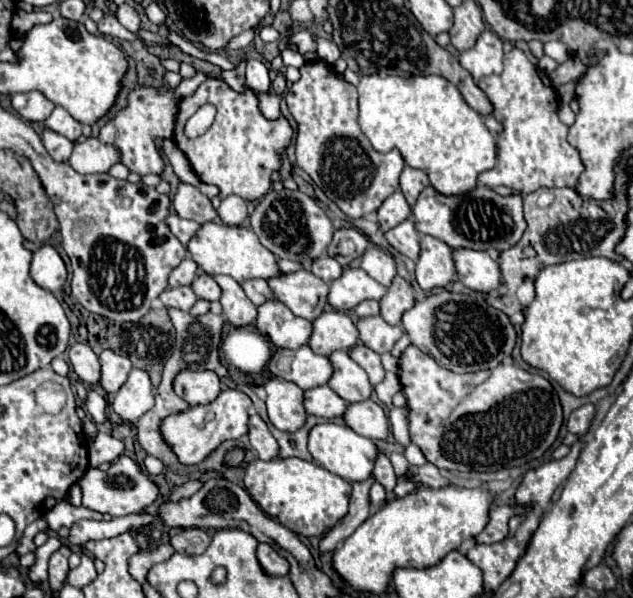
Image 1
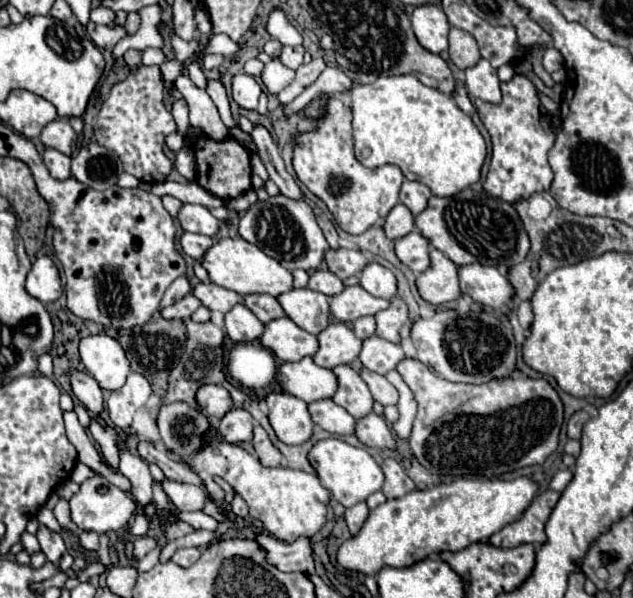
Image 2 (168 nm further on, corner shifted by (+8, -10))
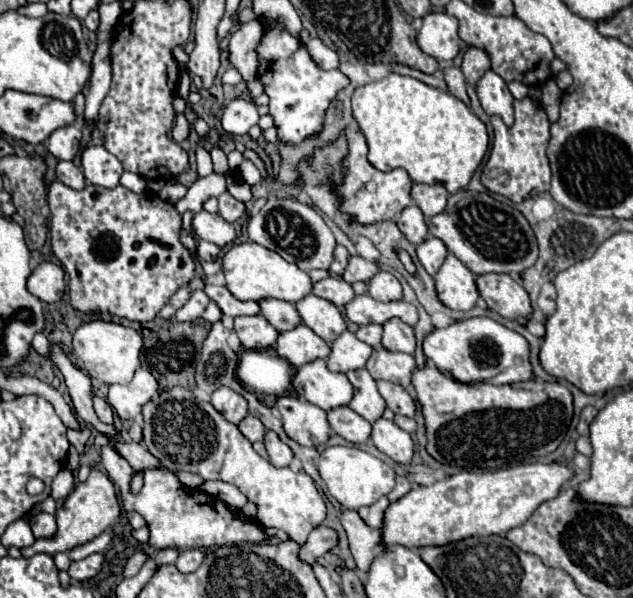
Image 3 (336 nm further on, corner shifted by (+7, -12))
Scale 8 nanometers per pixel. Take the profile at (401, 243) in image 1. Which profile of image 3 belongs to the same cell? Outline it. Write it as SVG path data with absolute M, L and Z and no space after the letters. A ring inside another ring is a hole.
M428 234L428 240L424 240L424 244L416 246L416 254L418 254L420 264L426 268L426 272L430 276L434 276L438 272L438 268L442 266L448 250L446 250L442 240L438 240L436 236Z

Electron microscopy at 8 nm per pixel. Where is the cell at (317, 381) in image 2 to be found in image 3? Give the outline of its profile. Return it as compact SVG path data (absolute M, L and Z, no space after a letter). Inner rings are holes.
M312 360L300 366L292 378L292 386L300 398L322 410L346 406L352 398L352 384L346 374L330 372L324 360Z

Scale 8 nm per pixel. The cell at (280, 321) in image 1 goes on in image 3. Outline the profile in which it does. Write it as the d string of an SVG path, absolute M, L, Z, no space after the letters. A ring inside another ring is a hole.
M300 324L288 332L280 332L276 354L286 358L292 366L302 366L316 358L326 358L330 354L330 346L308 326Z

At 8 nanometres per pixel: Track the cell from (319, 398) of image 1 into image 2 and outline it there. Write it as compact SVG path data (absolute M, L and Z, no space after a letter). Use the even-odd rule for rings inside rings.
M319 400L309 404L309 412L313 416L313 422L321 426L323 430L339 436L347 436L355 432L357 420L341 406L337 406L333 400Z

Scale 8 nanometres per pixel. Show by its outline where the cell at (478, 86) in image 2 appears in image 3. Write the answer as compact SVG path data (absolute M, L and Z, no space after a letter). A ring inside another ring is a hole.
M488 70L478 82L476 82L476 94L486 110L486 114L498 114L508 126L514 122L514 110L512 110L512 94L508 92L506 82L494 72Z

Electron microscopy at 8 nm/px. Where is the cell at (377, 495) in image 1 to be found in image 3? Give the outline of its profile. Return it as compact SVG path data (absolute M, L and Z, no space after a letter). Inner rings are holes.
M344 510L340 516L340 522L348 534L350 552L356 560L358 572L366 574L372 560L384 550L384 546L380 542L380 530L368 528L368 524L364 524L364 520L360 520L360 514L356 510Z

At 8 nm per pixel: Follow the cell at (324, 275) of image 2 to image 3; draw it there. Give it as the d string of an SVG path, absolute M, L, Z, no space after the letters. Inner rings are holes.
M330 276L330 278L324 278L324 280L316 282L312 286L312 294L330 300L338 308L342 308L346 302L350 302L354 298L352 286L348 282L344 282L342 276Z

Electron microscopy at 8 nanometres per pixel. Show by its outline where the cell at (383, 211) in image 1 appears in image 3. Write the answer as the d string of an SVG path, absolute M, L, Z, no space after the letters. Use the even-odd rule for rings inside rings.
M410 204L408 208L404 208L404 212L396 218L396 226L400 228L400 232L404 232L406 240L412 244L420 244L428 234L424 214L416 204Z

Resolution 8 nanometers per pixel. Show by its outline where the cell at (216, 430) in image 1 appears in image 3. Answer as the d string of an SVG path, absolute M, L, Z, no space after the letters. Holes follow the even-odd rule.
M244 416L244 420L238 424L238 428L240 428L240 432L242 432L242 436L246 438L246 440L250 440L250 442L258 442L258 440L262 440L264 438L264 424L256 418L256 416Z

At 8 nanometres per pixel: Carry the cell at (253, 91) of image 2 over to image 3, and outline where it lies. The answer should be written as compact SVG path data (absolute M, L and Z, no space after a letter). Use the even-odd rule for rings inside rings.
M234 98L224 110L222 128L228 134L242 136L242 134L248 134L248 130L254 124L258 124L258 120L260 120L260 114L258 114L258 108L256 108L254 100L250 100L250 98Z

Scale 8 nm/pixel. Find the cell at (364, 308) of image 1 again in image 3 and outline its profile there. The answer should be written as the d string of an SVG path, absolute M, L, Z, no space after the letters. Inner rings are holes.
M380 324L360 326L358 332L356 332L356 336L358 336L362 342L370 344L372 348L380 348L380 346L382 346L382 344L380 344L380 338L382 338L382 326L380 326Z

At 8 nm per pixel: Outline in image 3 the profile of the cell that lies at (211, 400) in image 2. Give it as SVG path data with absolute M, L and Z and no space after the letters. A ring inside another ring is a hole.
M218 388L212 398L210 398L210 404L232 424L238 424L246 414L248 414L248 406L246 406L246 400L230 390L230 388Z

